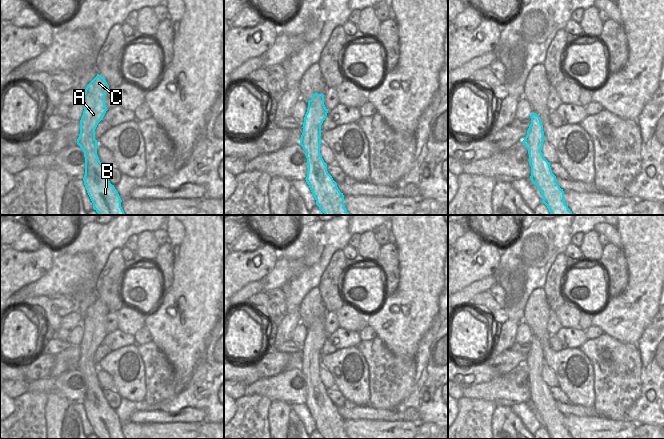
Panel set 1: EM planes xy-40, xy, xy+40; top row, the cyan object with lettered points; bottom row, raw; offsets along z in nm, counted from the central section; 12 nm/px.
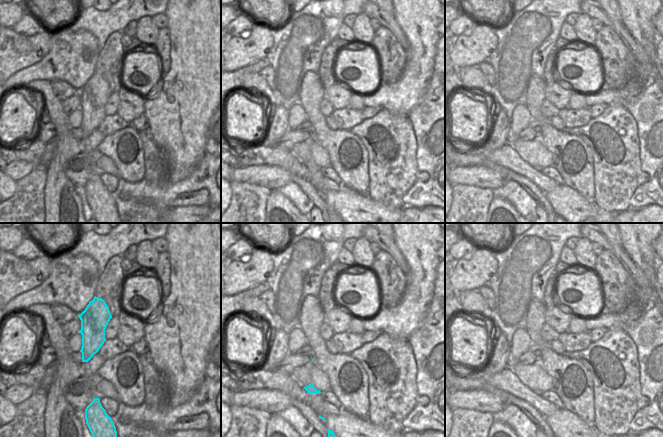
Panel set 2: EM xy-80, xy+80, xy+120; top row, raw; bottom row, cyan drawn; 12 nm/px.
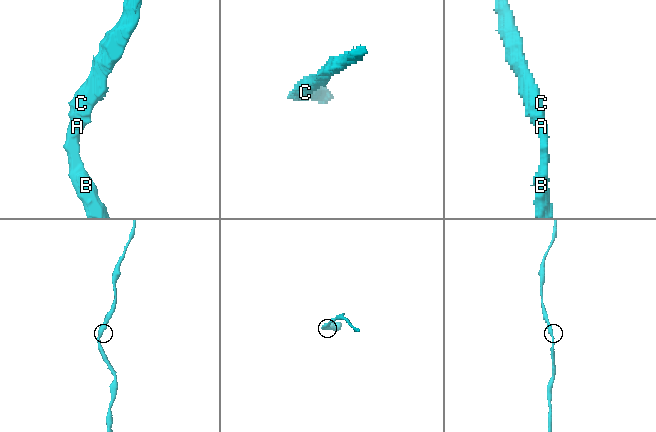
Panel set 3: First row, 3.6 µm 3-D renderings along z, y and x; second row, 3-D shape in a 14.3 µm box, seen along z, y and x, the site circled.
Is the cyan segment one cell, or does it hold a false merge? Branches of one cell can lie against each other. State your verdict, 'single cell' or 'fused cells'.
single cell

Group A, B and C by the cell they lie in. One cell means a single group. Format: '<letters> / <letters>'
A B C

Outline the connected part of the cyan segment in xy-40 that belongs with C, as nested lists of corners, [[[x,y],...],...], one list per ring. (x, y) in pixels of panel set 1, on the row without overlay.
[[[99,298],[87,309],[81,322],[84,335],[80,344],[77,368],[84,376],[83,405],[93,427],[93,433],[99,439],[125,439],[121,431],[122,424],[105,399],[103,388],[97,379],[98,367],[95,363],[95,353],[108,334],[105,329],[105,318],[108,313],[105,302]]]

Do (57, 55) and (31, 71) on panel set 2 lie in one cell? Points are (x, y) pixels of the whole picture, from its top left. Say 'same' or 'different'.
same

